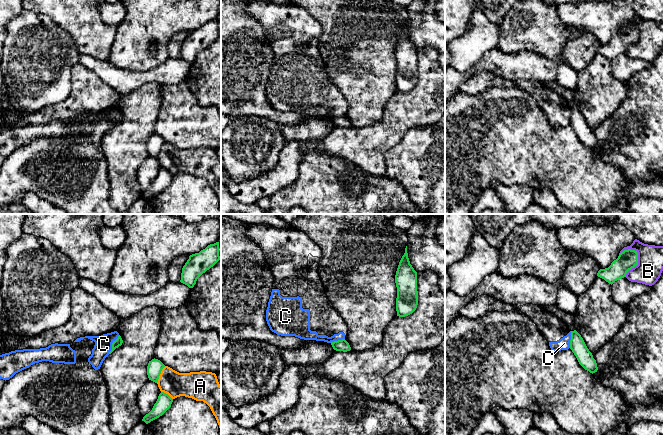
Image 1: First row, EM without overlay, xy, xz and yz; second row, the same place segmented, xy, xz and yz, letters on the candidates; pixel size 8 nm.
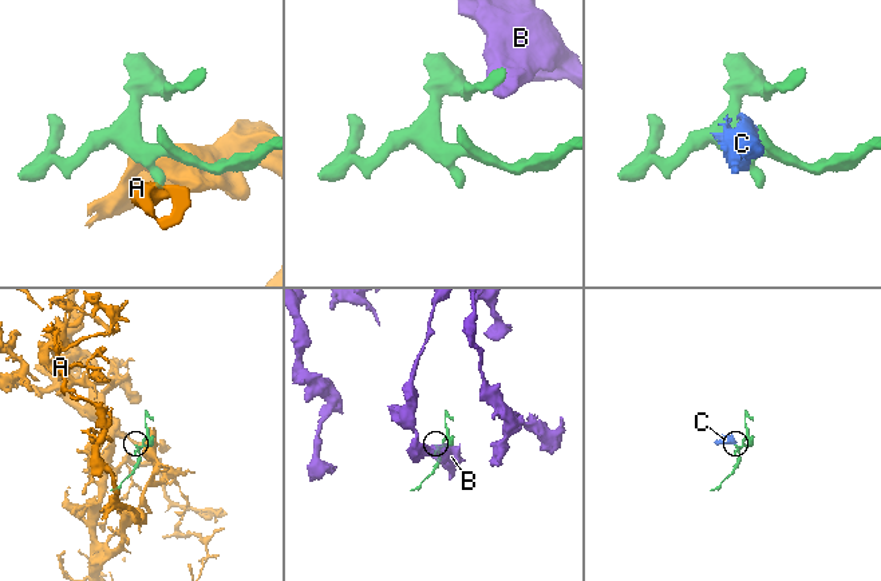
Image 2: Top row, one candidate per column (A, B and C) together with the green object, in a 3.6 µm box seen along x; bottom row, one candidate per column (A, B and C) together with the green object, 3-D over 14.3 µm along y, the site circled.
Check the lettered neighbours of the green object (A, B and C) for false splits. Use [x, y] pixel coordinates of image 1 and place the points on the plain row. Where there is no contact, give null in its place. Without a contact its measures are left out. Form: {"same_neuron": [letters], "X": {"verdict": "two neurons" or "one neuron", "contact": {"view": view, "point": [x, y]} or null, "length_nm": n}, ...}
{"same_neuron": [], "A": {"verdict": "two neurons", "contact": {"view": "xy", "point": [160, 149]}, "length_nm": 150}, "B": {"verdict": "two neurons", "contact": {"view": "yz", "point": [637, 40]}, "length_nm": 240}, "C": {"verdict": "two neurons", "contact": {"view": "xy", "point": [112, 120]}, "length_nm": 180}}

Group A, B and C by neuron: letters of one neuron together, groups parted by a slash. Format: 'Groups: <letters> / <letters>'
Groups: A / B / C

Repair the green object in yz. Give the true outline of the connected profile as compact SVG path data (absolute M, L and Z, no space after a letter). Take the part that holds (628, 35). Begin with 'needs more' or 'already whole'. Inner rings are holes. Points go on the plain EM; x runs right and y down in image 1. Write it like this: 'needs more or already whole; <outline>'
already whole; M624 26L608 44L600 45L597 52L609 60L626 53L629 46L638 41L638 29L635 26Z

